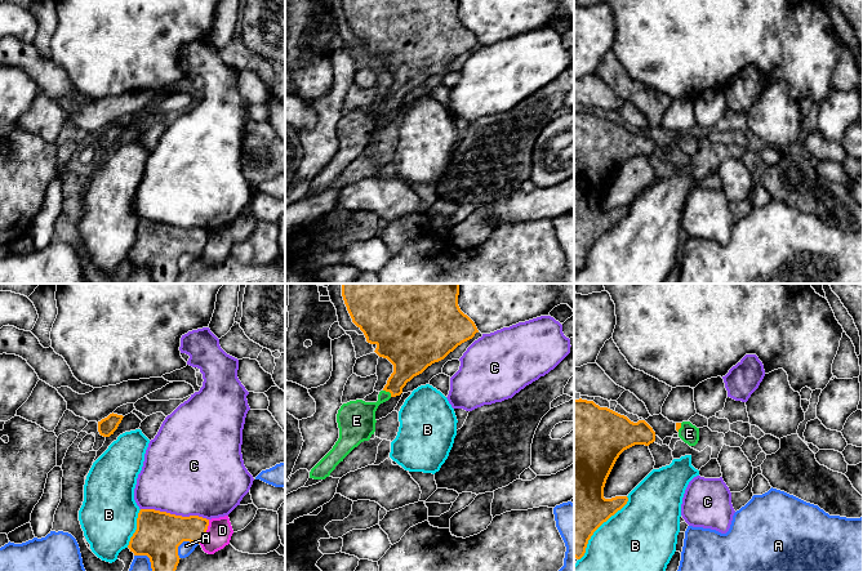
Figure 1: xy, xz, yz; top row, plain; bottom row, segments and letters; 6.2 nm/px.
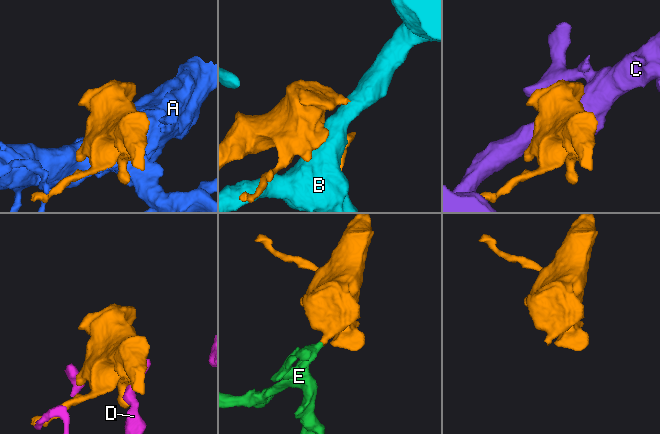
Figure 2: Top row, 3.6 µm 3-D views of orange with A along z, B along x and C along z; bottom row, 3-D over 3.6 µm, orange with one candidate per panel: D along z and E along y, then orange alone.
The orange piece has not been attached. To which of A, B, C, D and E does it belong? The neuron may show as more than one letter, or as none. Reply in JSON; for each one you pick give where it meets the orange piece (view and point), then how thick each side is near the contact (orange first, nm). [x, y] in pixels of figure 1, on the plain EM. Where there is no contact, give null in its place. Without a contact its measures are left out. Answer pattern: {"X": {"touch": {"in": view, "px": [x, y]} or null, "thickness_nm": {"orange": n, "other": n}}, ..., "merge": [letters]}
{"E": {"touch": {"in": "xz", "px": [388, 102]}, "thickness_nm": {"orange": 240, "other": 220}}, "merge": ["E"]}

